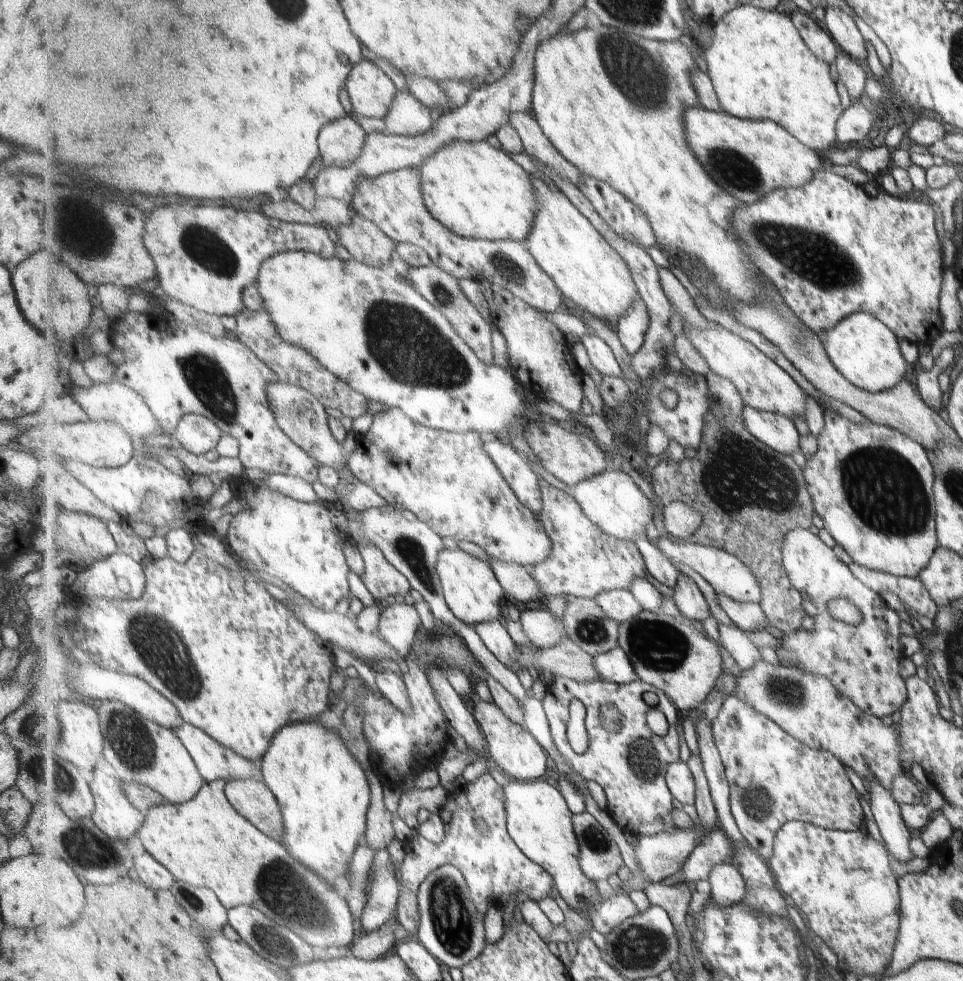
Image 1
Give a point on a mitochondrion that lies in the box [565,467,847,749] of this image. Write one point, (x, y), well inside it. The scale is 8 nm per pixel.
(660, 646)

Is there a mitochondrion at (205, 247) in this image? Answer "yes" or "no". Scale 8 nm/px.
yes

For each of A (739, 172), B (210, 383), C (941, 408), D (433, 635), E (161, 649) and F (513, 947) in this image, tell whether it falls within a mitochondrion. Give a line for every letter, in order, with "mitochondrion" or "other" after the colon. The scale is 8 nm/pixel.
A: mitochondrion
B: mitochondrion
C: other
D: other
E: mitochondrion
F: other

